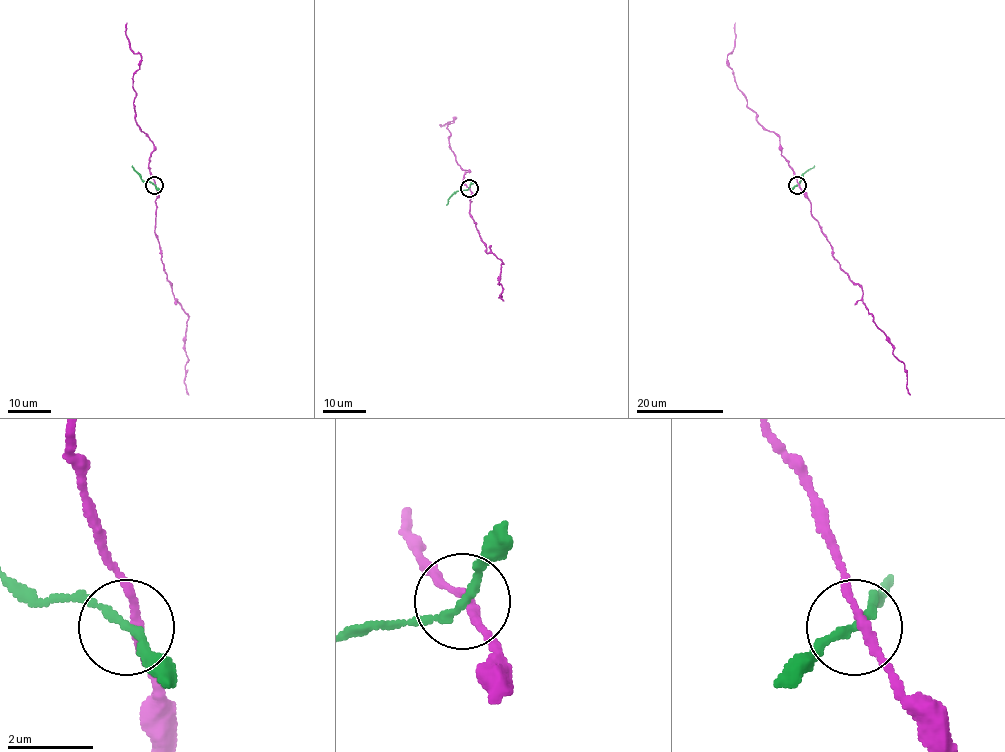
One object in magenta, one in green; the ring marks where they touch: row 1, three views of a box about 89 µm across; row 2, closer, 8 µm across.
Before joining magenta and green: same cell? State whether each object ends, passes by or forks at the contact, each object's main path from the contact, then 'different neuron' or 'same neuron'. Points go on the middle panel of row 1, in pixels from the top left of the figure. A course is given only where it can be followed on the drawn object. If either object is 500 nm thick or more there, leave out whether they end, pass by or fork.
magenta passes by | green passes by | magenta via (469, 189), (469, 213), (486, 253), (492, 253), (502, 262), (499, 283), (502, 292), (498, 297), (503, 300) | green via (469, 188), (457, 191), (446, 205) | different neuron

